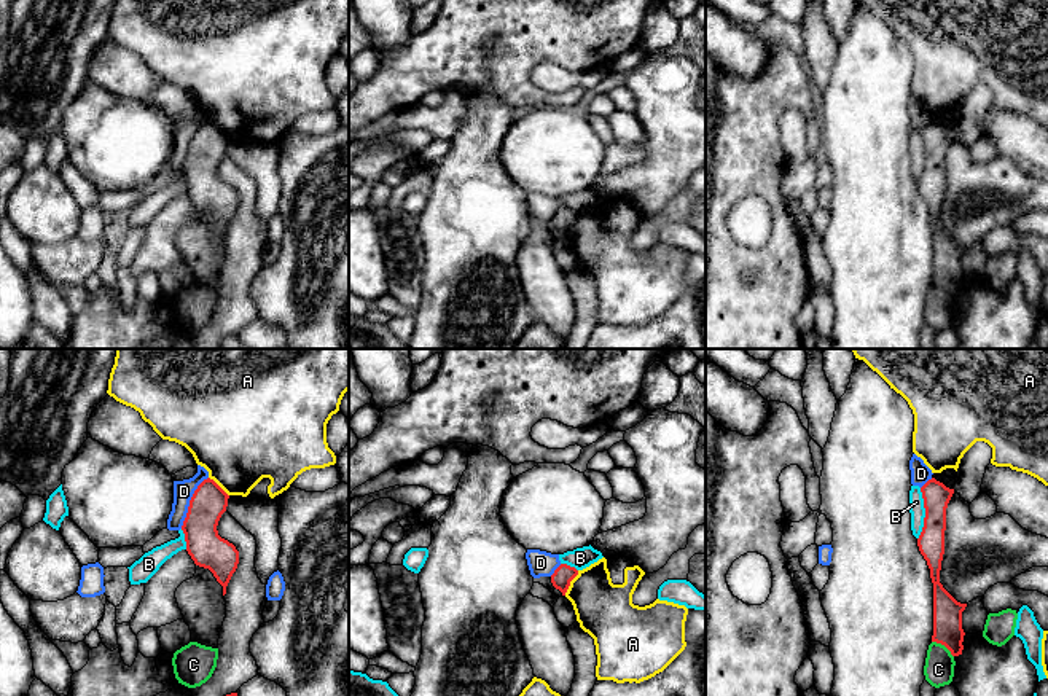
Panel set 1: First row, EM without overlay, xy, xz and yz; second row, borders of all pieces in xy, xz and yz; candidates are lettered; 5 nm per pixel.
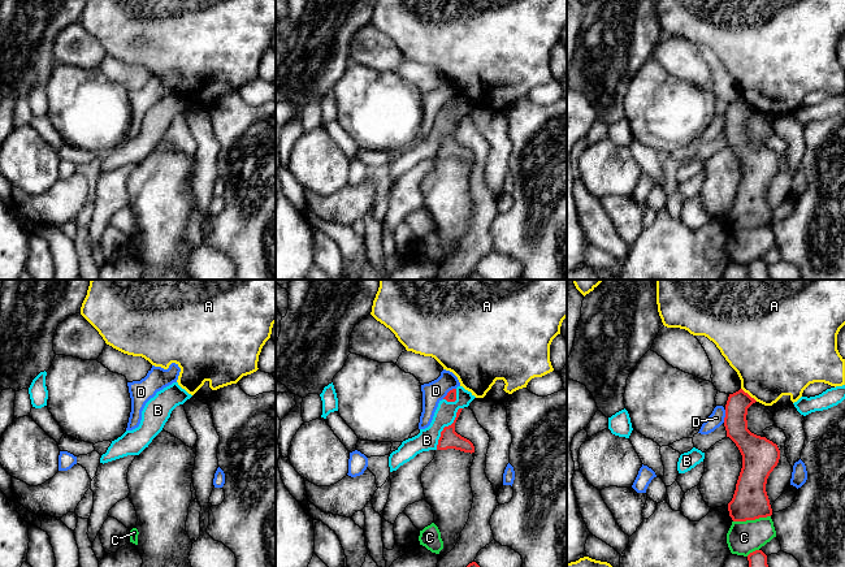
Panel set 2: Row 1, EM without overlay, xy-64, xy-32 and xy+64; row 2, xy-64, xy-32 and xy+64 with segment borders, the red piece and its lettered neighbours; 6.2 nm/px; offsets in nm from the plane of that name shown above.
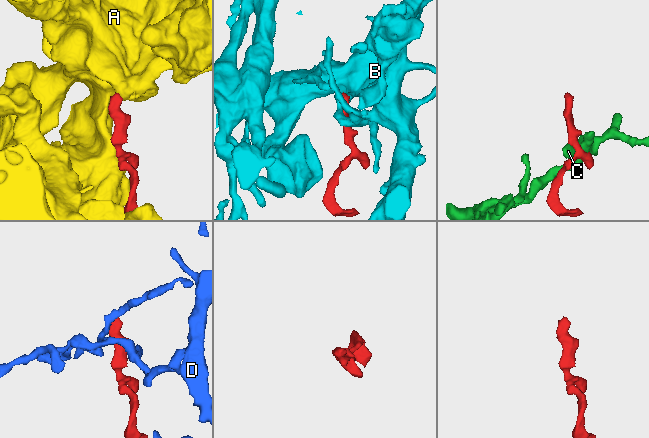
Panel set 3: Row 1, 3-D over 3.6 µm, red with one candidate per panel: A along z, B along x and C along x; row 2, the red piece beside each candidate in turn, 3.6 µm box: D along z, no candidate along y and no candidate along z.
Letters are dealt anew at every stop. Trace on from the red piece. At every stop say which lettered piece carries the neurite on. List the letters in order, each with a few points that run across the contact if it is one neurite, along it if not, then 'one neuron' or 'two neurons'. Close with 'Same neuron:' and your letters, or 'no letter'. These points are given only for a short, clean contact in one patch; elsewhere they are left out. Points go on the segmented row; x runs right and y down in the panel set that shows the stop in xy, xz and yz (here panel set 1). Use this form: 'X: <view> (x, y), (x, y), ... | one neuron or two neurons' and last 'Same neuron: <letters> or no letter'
A: xz (578, 570), (564, 594) | two neurons
B: yz (921, 488), (924, 526), (918, 539) | two neurons
C: two neurons
D: xy (207, 477), (195, 491), (180, 527) | two neurons
Same neuron: no letter

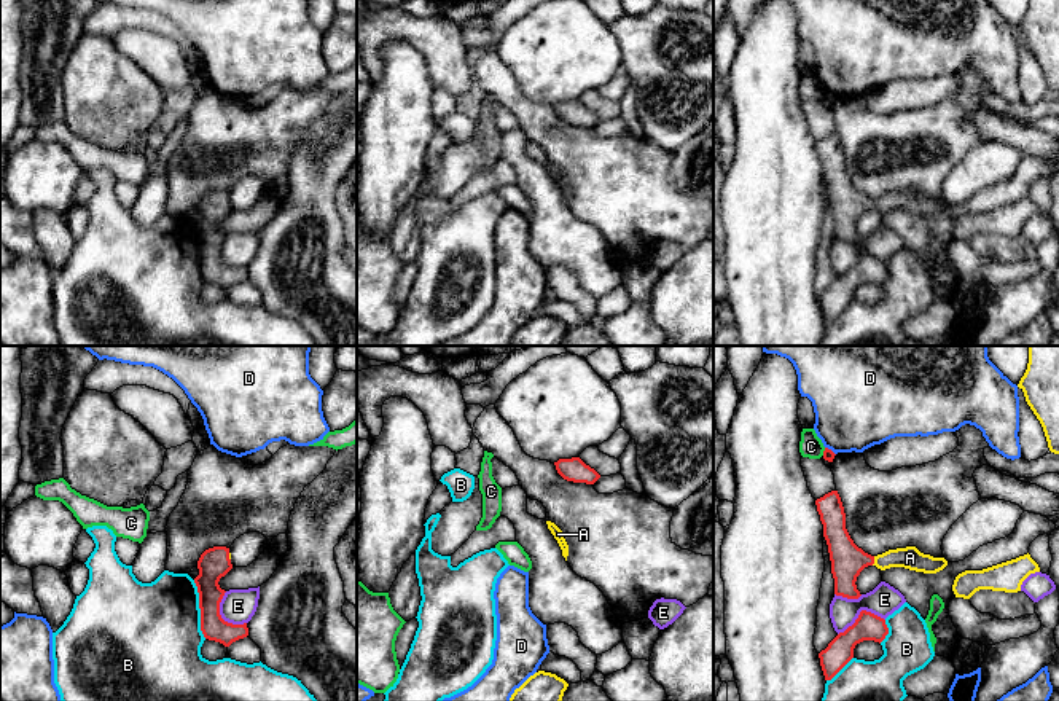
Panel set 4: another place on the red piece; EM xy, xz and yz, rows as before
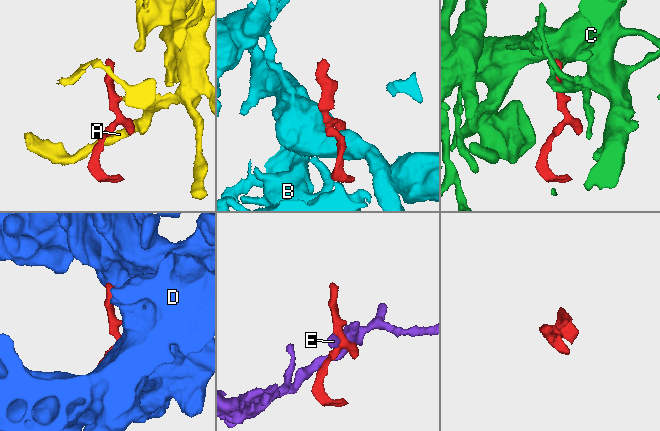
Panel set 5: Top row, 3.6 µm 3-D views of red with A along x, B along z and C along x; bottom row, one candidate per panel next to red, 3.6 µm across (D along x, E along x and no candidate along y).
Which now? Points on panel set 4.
A: yz (847, 560), (873, 561), (910, 558) | one neuron
B: two neurons
C: yz (825, 448), (822, 454) | two neurons
D: yz (825, 446), (835, 454) | two neurons
E: two neurons
Same neuron: A

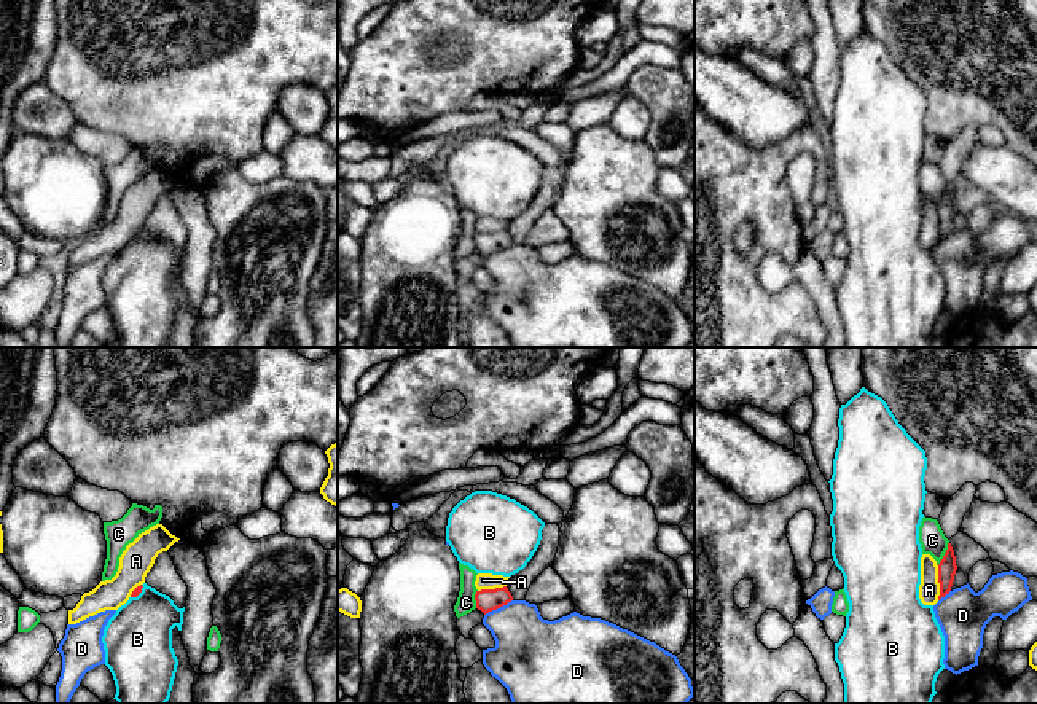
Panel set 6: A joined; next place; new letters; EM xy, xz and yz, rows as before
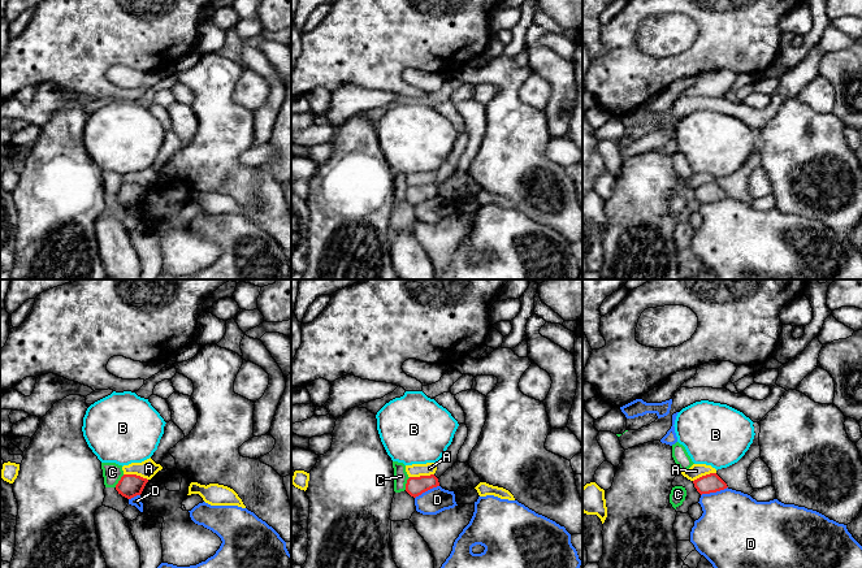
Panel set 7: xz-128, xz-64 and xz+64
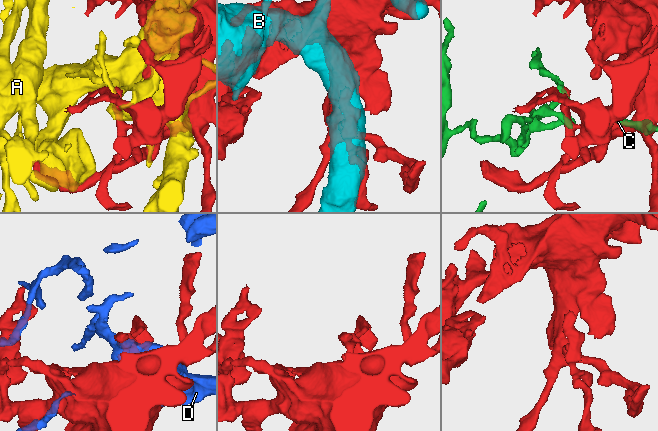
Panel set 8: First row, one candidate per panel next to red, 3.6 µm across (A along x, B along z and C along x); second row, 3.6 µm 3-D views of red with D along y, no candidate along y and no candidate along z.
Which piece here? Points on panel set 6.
A: two neurons
B: two neurons
C: yz (948, 542), (948, 548), (937, 564) | two neurons
D: two neurons
Same neuron: no letter

